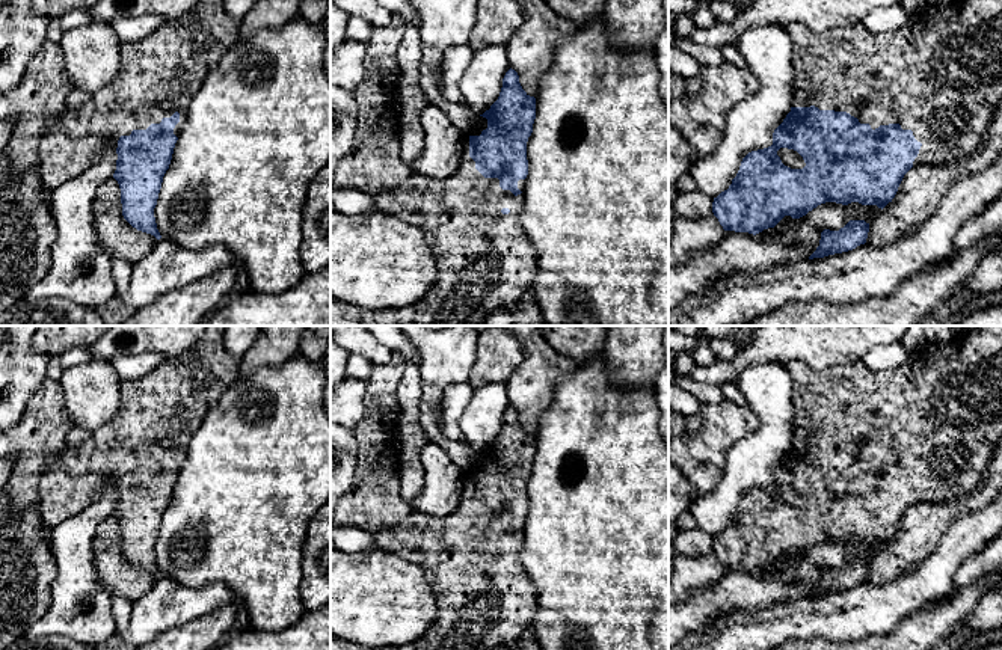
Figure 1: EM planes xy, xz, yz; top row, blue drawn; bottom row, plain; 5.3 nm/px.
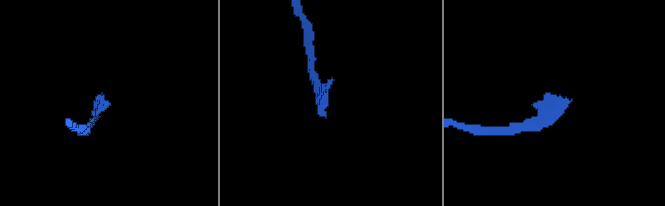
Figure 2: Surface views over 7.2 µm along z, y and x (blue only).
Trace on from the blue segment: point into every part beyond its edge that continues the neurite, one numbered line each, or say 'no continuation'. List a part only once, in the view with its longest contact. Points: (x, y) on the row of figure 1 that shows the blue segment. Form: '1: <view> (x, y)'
1: yz (940, 76)

